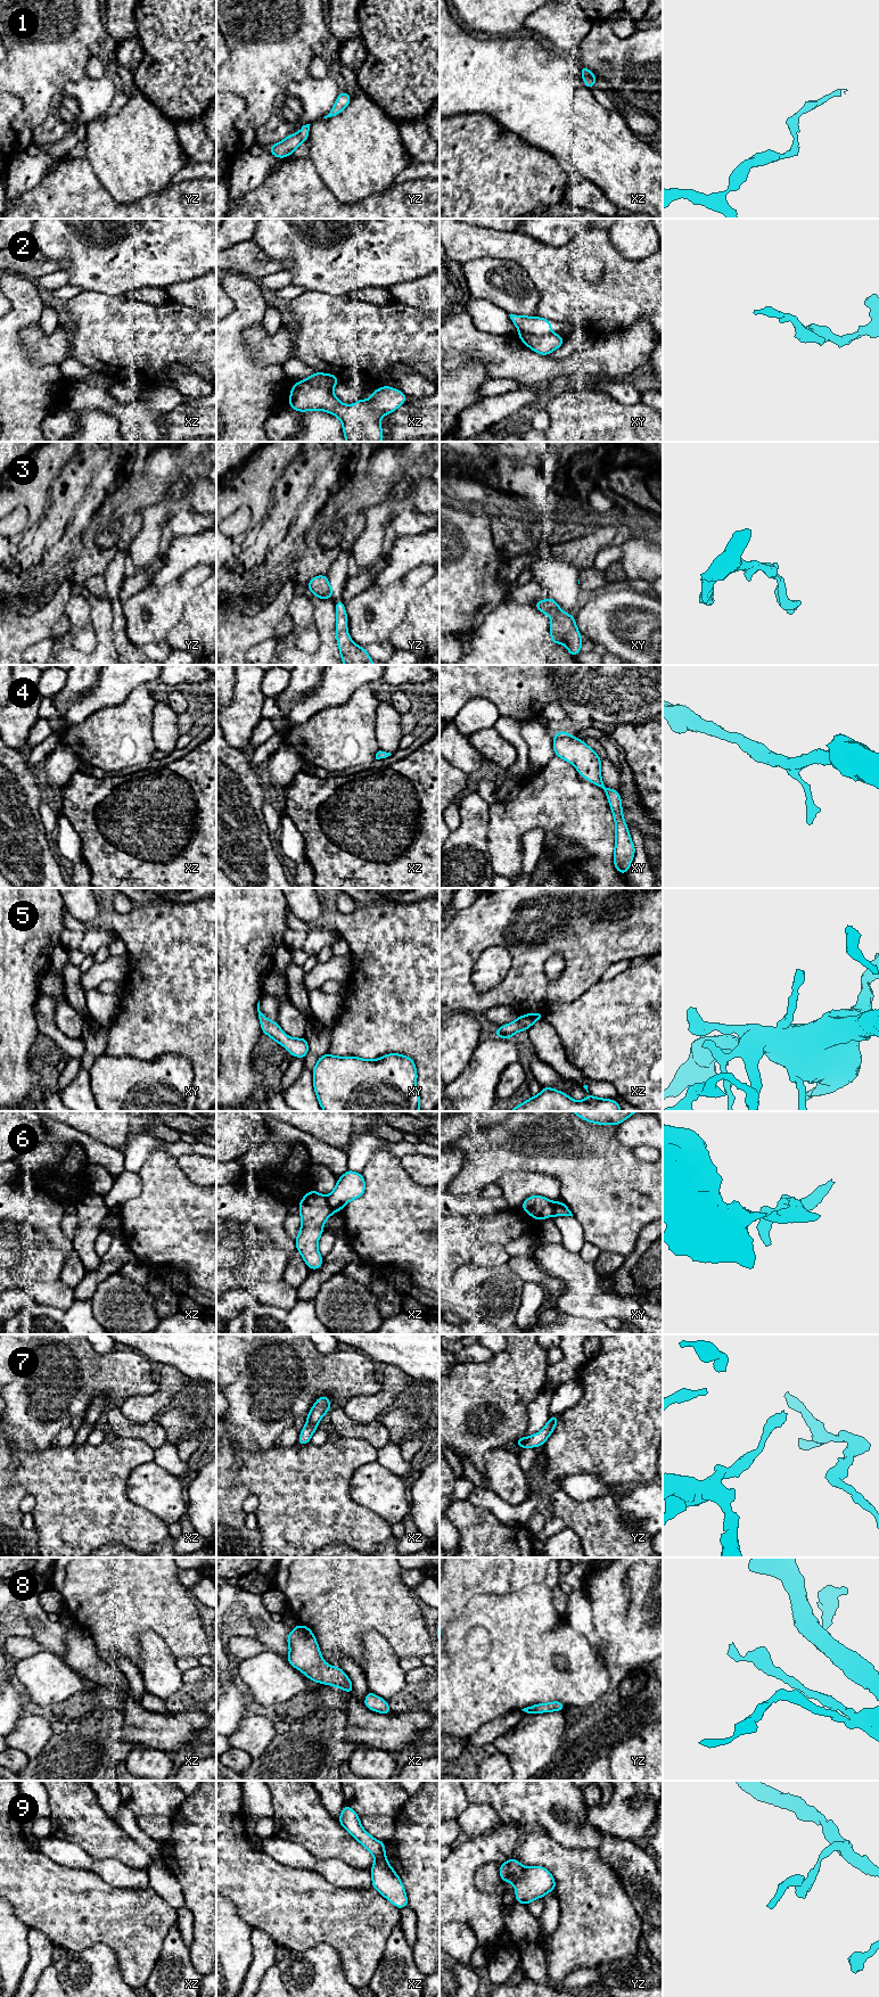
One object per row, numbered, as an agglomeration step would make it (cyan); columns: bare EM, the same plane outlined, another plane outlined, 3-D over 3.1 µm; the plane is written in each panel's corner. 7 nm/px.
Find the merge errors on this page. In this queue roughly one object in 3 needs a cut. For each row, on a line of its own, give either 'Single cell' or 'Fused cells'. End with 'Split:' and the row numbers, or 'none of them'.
1: Single cell
2: Fused cells
3: Single cell
4: Single cell
5: Single cell
6: Fused cells
7: Single cell
8: Single cell
9: Fused cells
Split: 2, 6, 9

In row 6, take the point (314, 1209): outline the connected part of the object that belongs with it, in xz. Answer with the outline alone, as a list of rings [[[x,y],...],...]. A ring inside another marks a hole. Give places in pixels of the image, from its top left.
[[[311,1190],[298,1202],[302,1226],[295,1240],[296,1248],[310,1269],[322,1266],[322,1256],[318,1251],[318,1240],[323,1231],[323,1223],[334,1214],[327,1197]]]

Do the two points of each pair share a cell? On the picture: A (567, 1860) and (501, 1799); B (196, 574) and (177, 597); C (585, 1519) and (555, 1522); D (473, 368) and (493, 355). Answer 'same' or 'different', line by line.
A: different
B: different
C: different
D: different

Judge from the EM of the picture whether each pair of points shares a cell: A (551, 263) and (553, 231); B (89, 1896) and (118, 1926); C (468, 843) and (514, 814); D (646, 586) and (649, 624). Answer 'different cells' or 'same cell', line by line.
A: different cells
B: same cell
C: different cells
D: different cells

